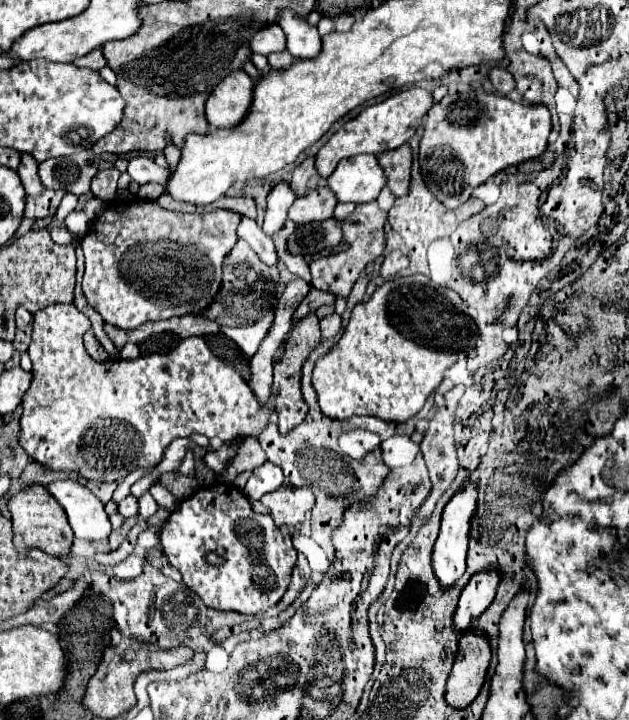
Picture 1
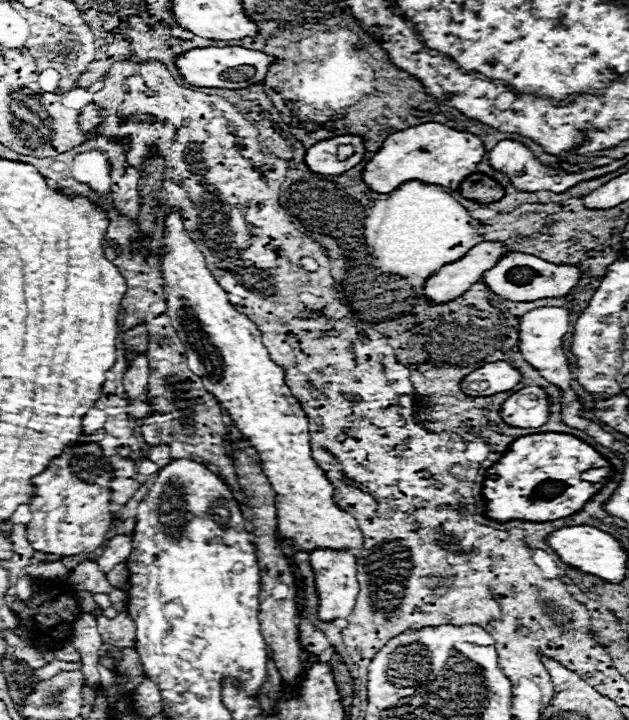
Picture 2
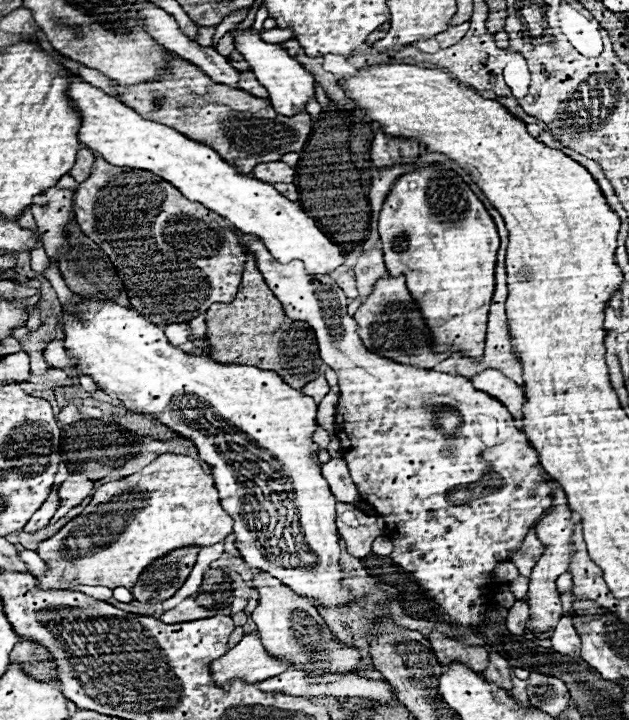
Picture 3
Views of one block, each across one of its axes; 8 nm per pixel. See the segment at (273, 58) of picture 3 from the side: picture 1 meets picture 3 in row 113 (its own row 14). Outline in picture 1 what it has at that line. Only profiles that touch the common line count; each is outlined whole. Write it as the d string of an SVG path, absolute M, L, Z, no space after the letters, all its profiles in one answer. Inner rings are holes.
M284 10L282 14L278 14L276 24L286 32L286 48L294 58L318 56L322 42L316 26L308 24L294 10Z

